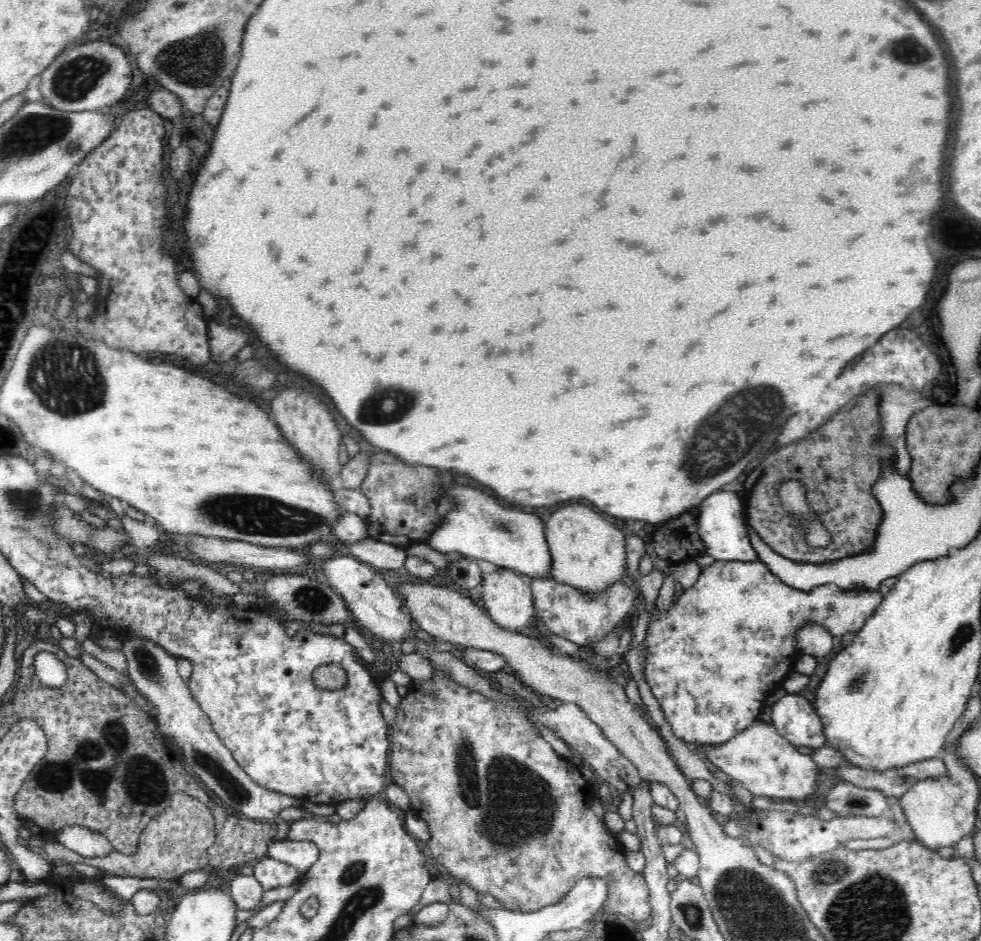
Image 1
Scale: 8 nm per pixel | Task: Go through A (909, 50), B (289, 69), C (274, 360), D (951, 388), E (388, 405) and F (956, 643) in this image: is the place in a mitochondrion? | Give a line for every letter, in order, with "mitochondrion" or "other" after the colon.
A: mitochondrion
B: other
C: other
D: other
E: mitochondrion
F: mitochondrion

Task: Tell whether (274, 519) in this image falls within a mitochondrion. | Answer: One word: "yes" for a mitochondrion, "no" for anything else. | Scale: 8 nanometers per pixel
yes

